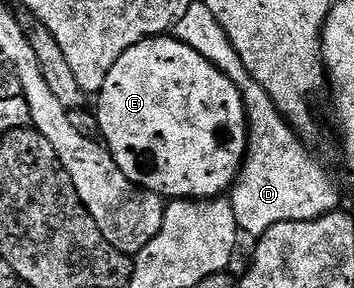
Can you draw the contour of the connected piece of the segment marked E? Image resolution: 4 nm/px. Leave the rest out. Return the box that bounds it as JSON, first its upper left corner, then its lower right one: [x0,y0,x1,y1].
[97,36,249,200]

